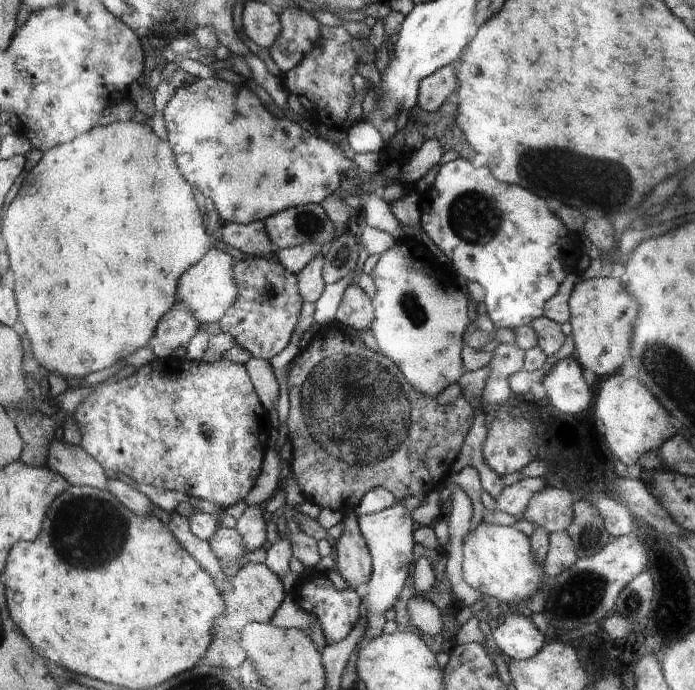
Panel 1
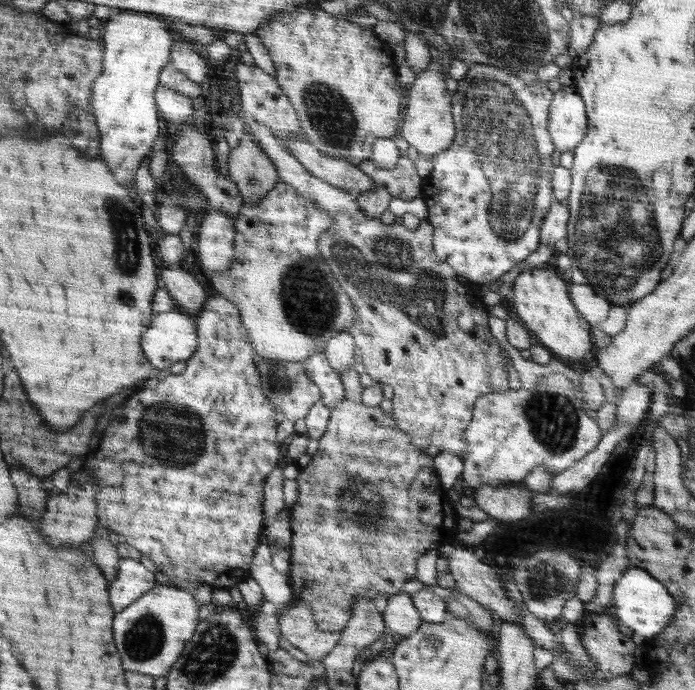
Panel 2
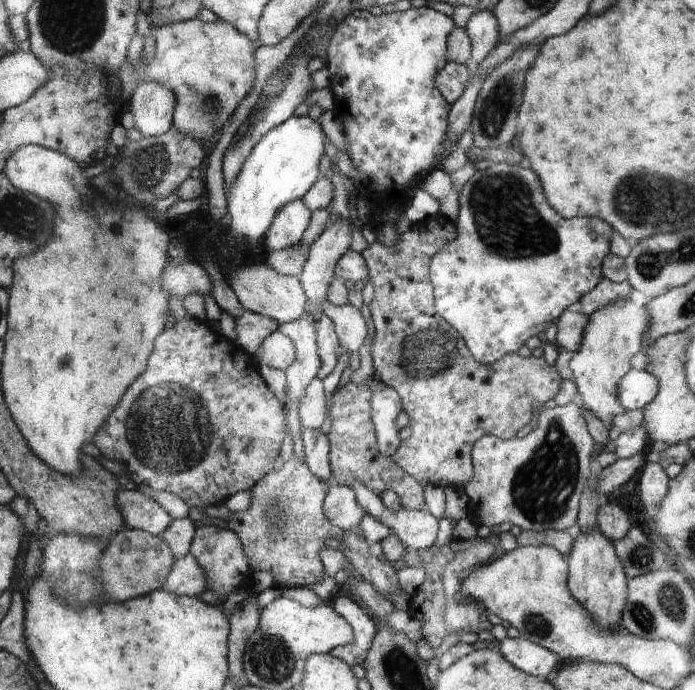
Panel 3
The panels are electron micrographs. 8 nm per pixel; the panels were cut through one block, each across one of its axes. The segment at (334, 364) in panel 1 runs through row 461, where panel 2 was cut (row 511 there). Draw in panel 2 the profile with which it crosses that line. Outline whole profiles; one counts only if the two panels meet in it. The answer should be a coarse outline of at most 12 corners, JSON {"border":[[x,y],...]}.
{"border":[[356,370],[295,479],[291,600],[340,632],[458,516]]}

